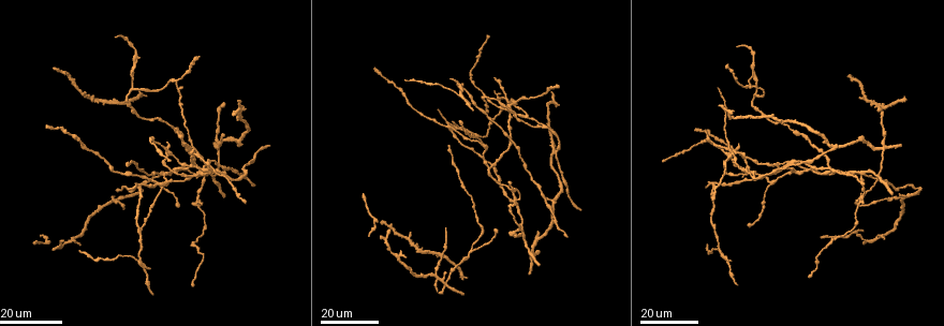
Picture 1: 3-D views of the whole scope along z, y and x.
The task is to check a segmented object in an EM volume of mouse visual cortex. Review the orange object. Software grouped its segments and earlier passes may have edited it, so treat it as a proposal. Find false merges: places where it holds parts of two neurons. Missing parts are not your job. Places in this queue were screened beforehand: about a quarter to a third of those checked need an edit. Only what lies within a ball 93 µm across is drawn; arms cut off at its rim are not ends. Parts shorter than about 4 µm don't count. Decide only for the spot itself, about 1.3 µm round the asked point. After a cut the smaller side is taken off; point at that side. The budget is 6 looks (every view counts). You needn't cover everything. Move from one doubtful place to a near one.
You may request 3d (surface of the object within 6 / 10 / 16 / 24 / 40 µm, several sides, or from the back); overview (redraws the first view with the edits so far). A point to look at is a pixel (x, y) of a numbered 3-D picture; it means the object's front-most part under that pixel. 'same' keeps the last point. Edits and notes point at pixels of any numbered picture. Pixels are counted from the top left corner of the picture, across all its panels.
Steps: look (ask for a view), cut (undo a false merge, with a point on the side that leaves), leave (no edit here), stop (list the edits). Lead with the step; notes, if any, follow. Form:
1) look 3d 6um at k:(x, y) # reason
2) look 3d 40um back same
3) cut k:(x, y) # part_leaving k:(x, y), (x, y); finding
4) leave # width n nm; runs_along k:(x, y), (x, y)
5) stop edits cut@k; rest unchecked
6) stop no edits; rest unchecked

look 3d 24um at 1:(527, 117) # four or more arms meet

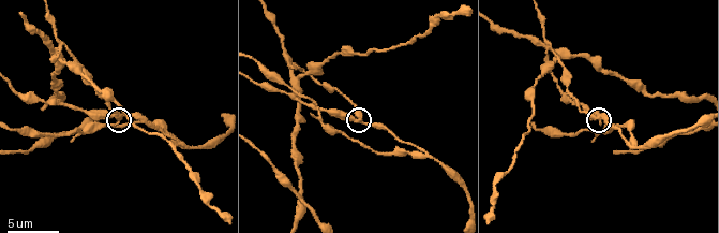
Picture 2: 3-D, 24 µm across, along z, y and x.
look 3d 10um at 2:(350, 116)

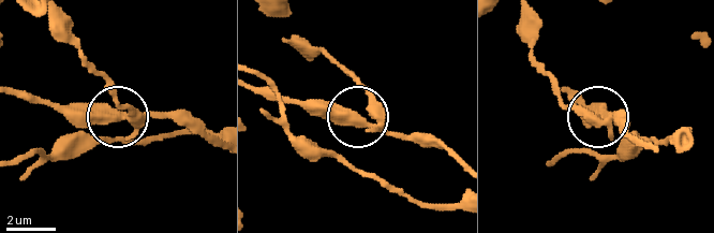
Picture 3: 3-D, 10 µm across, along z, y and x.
cut 3:(129, 105) # width 340 nm; part_leaving 3:(143, 122), (99, 73), (67, 18); a second neuron is stuck on

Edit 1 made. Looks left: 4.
look 3d 16um at 1:(879, 174) # arms part here

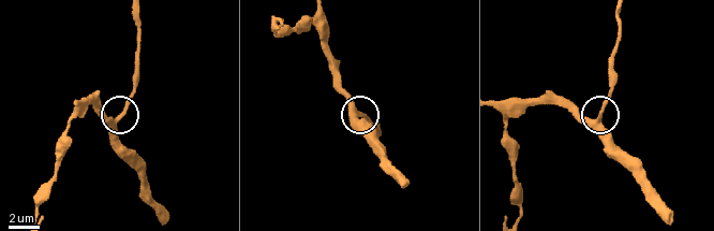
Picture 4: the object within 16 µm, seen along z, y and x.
look 3d 6um at 4:(601, 123)

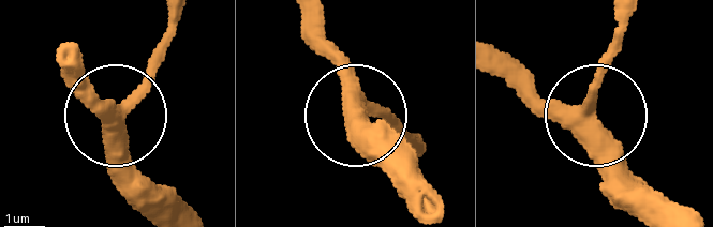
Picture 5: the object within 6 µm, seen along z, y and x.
leave # runs_along 5:(301, 14), (366, 134); one neuron here

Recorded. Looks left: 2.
look 3d 24um at 1:(514, 231) # three arms meet

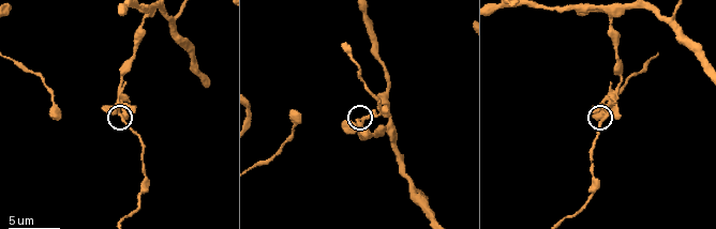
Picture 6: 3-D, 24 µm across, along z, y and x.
look 3d 10um at 6:(609, 115)

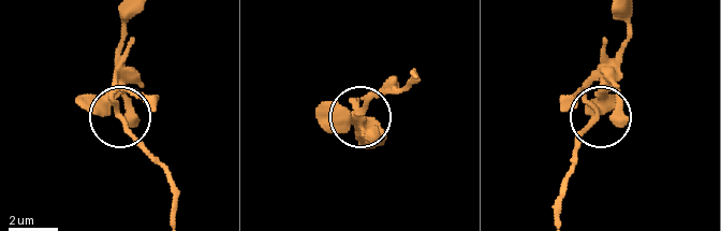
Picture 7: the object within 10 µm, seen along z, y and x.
leave # width 330 nm; all the same neuron

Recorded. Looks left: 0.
stop edits cut@3; rest unchecked

